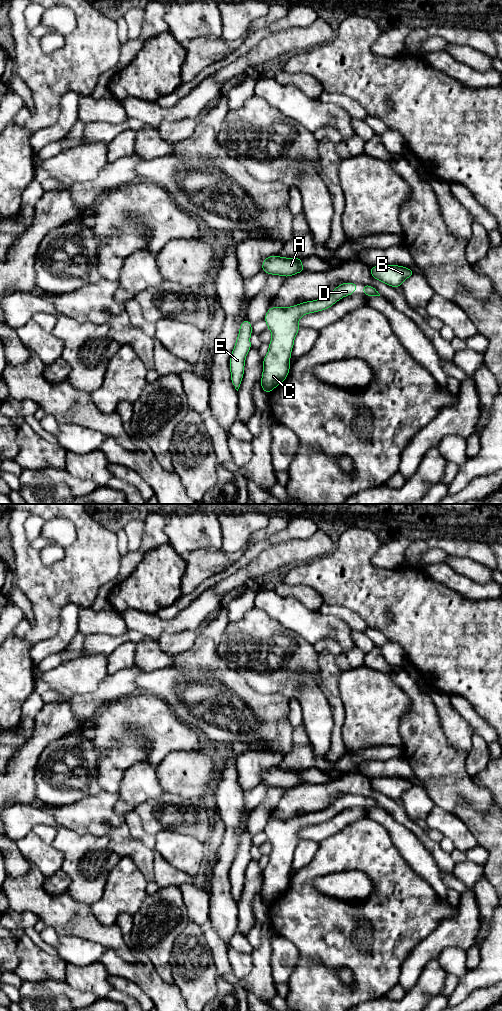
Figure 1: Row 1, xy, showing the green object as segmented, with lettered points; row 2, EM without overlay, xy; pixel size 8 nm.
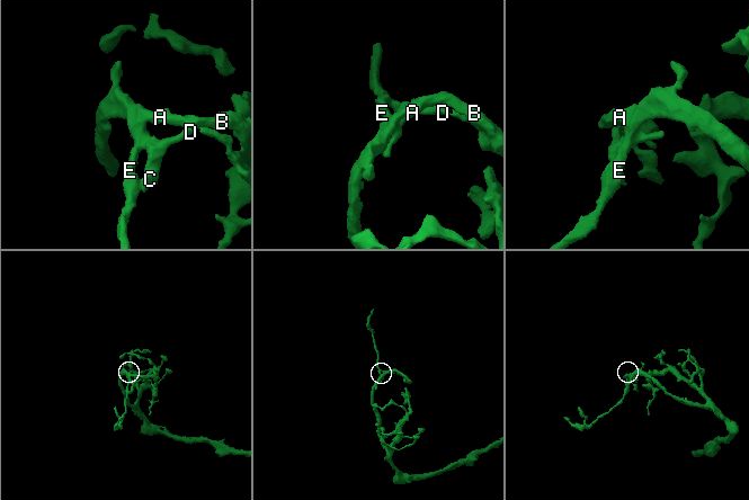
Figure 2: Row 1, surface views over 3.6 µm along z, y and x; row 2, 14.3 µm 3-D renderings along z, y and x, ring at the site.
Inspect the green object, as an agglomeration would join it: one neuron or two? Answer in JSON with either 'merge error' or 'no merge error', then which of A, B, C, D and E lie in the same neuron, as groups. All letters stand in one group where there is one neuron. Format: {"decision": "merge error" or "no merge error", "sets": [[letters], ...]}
{"decision": "no merge error", "sets": [["A", "B", "C", "D", "E"]]}

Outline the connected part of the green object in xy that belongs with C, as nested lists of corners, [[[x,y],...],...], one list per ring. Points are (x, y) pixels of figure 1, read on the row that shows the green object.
[[[345,282],[337,286],[327,296],[306,301],[291,307],[270,307],[264,316],[272,338],[268,352],[263,358],[261,387],[269,394],[286,380],[290,370],[291,351],[300,329],[298,321],[302,316],[330,308],[341,298],[352,295],[357,283]]]

